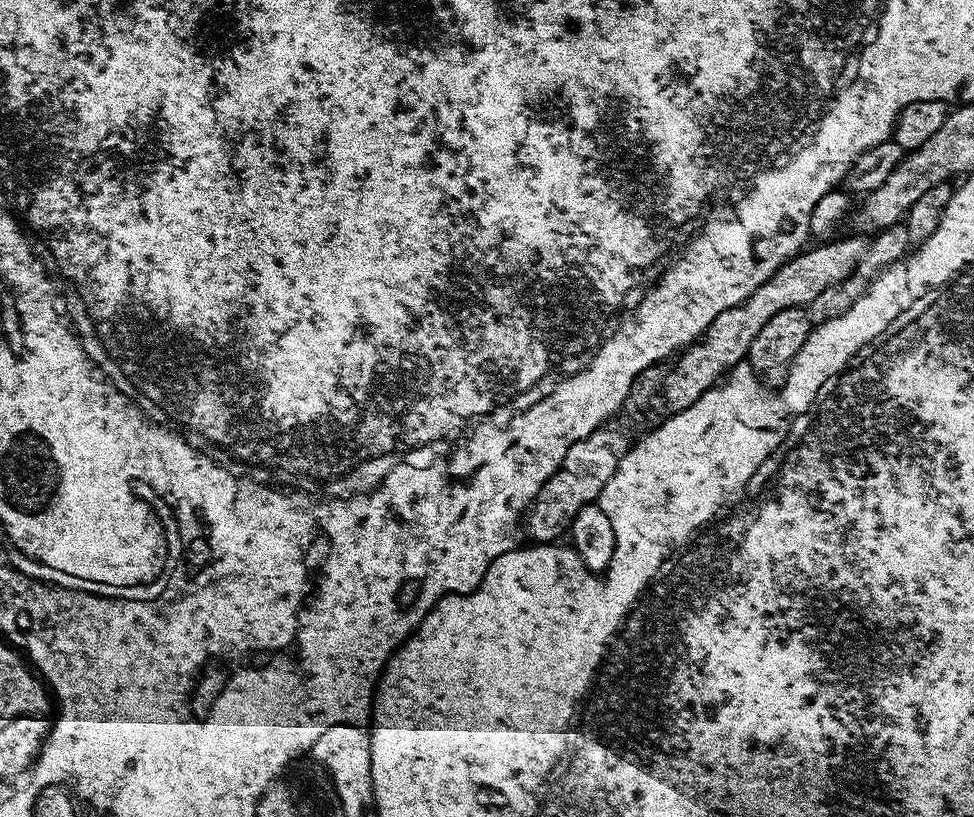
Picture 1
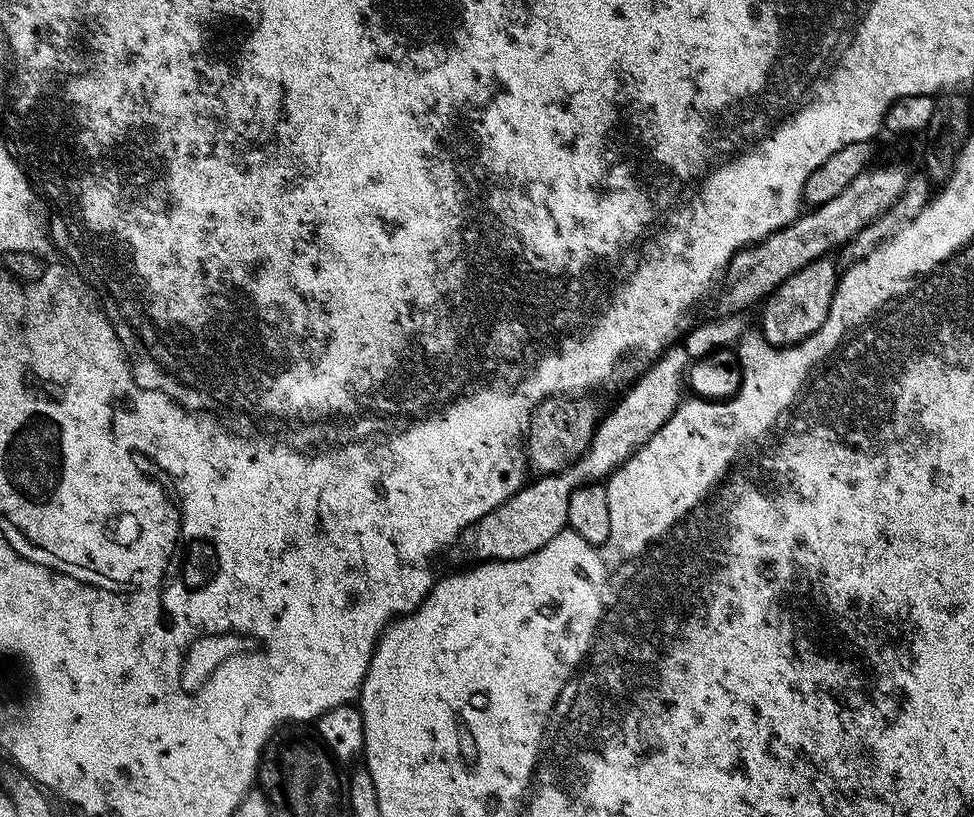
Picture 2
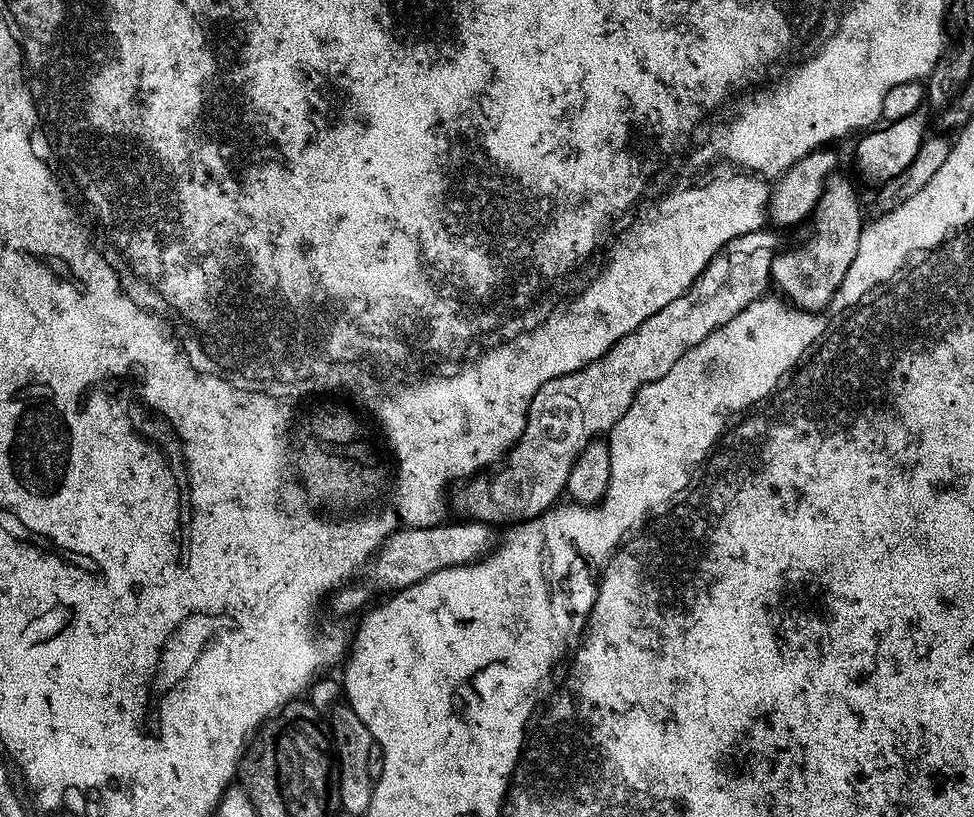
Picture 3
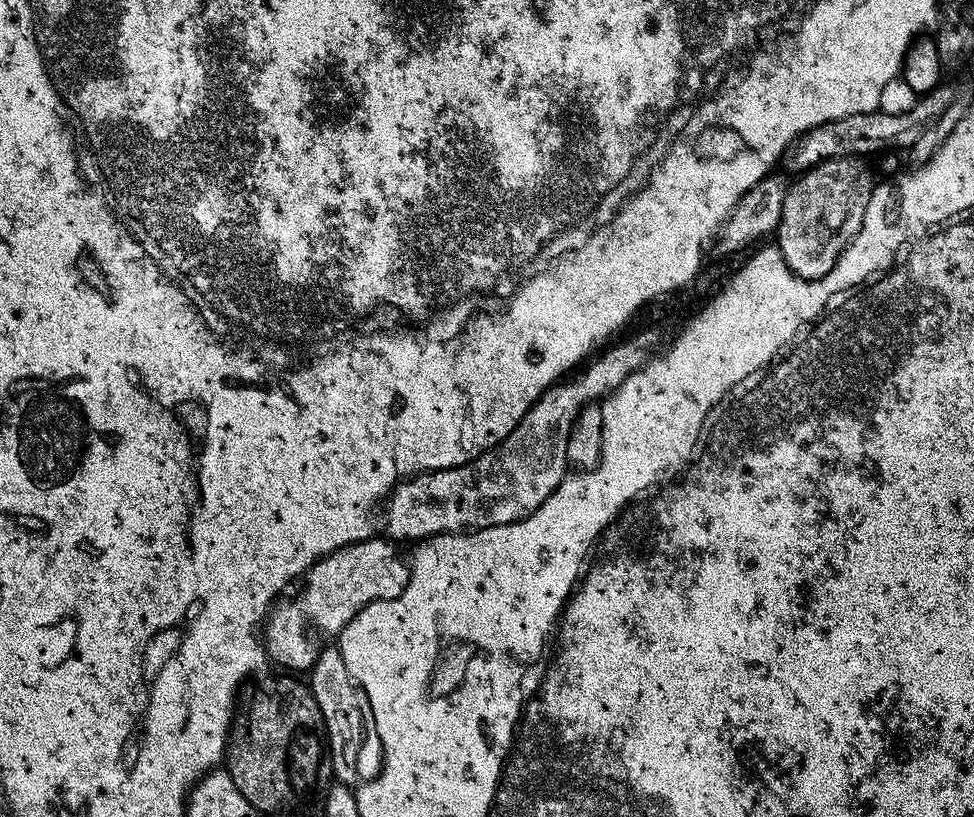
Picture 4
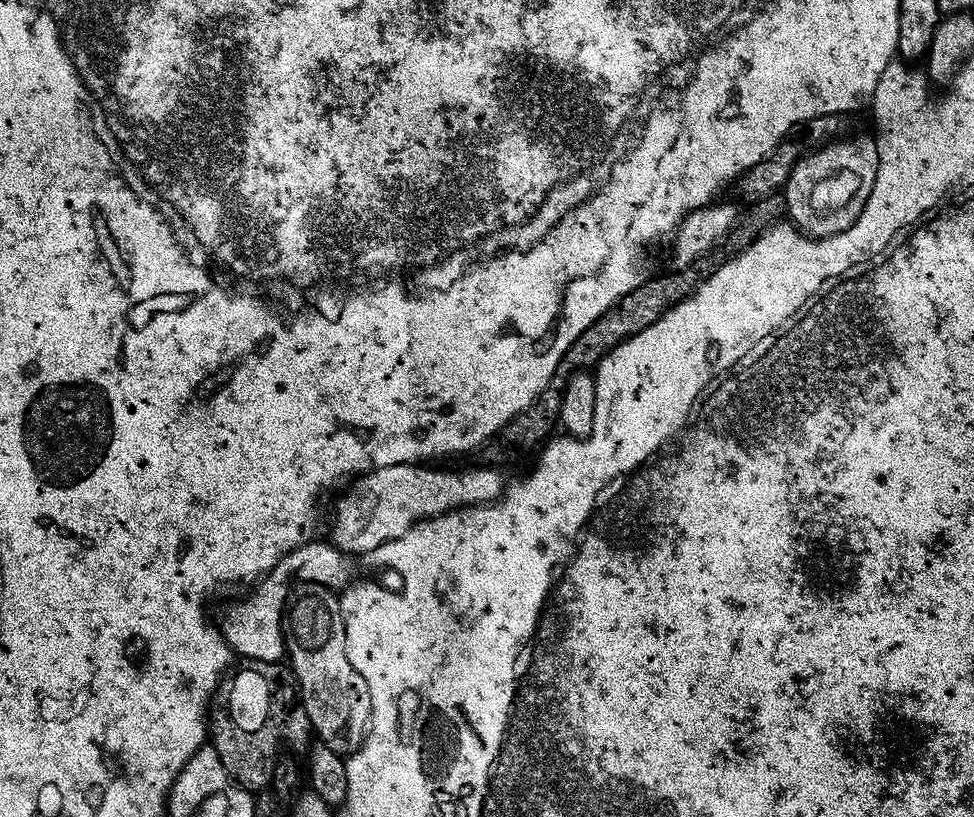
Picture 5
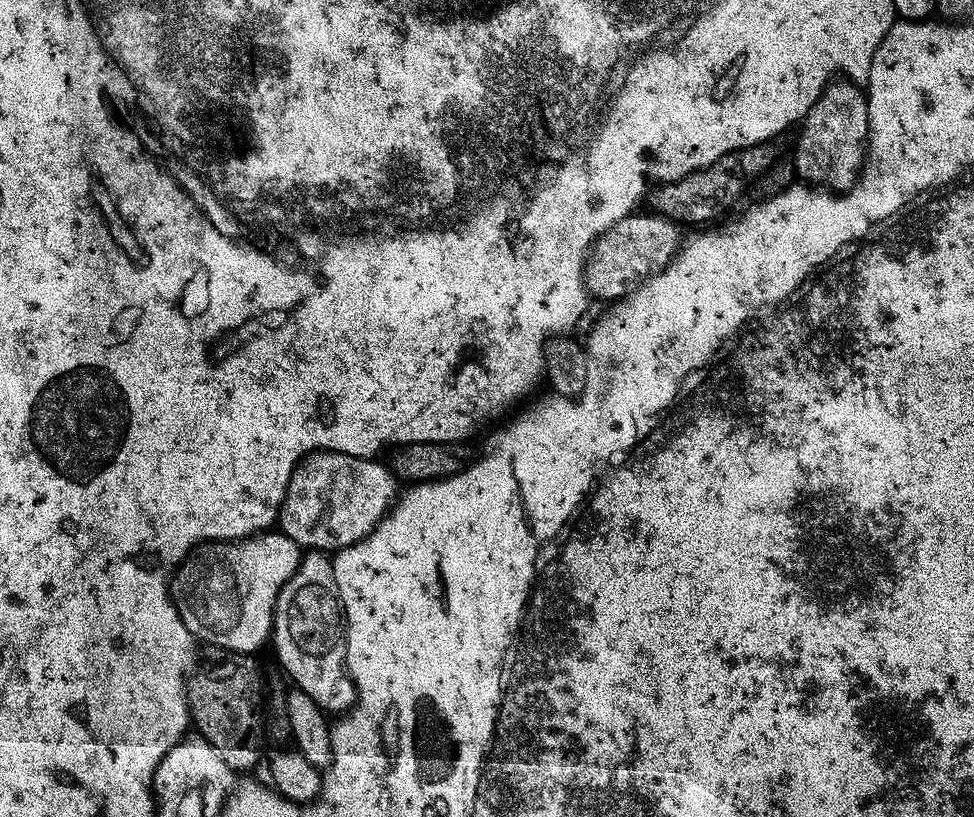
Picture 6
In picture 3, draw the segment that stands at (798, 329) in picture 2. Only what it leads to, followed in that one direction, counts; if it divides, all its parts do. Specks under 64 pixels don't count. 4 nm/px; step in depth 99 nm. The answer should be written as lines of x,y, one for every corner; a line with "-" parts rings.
837,174
824,188
816,211
810,217
812,233
804,240
801,248
792,248
788,253
778,254
772,259
771,283
780,287
779,295
793,309
819,312
834,298
854,254
858,254
858,242
864,232
866,218
860,213
856,201
856,188
843,174

